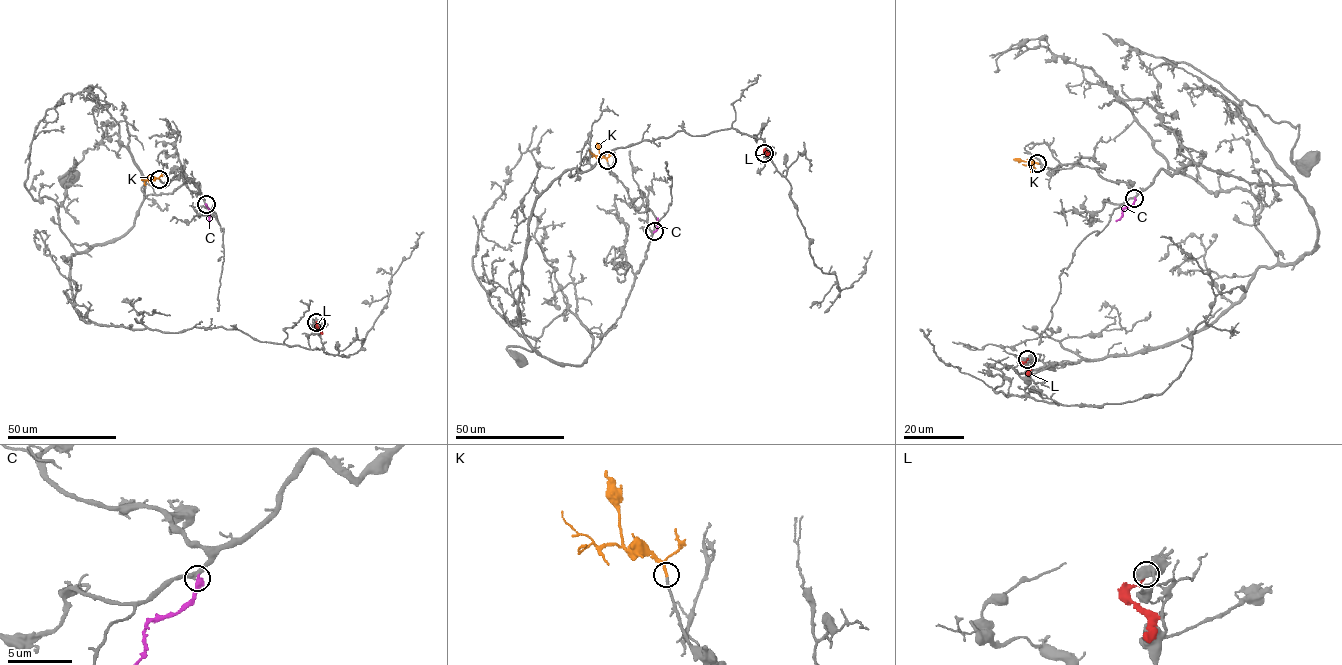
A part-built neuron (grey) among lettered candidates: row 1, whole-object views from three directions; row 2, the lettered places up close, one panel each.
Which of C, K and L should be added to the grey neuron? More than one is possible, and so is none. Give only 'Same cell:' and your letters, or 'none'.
Same cell: K

